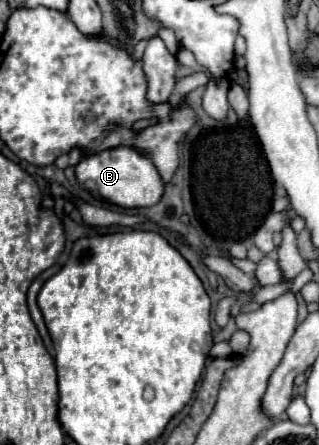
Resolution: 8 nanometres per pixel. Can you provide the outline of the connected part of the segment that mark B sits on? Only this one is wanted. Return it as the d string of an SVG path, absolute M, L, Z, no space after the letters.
M113 147L95 155L83 157L75 165L75 177L91 195L111 201L125 209L141 209L155 205L163 195L163 181L149 157L139 155L131 147Z

